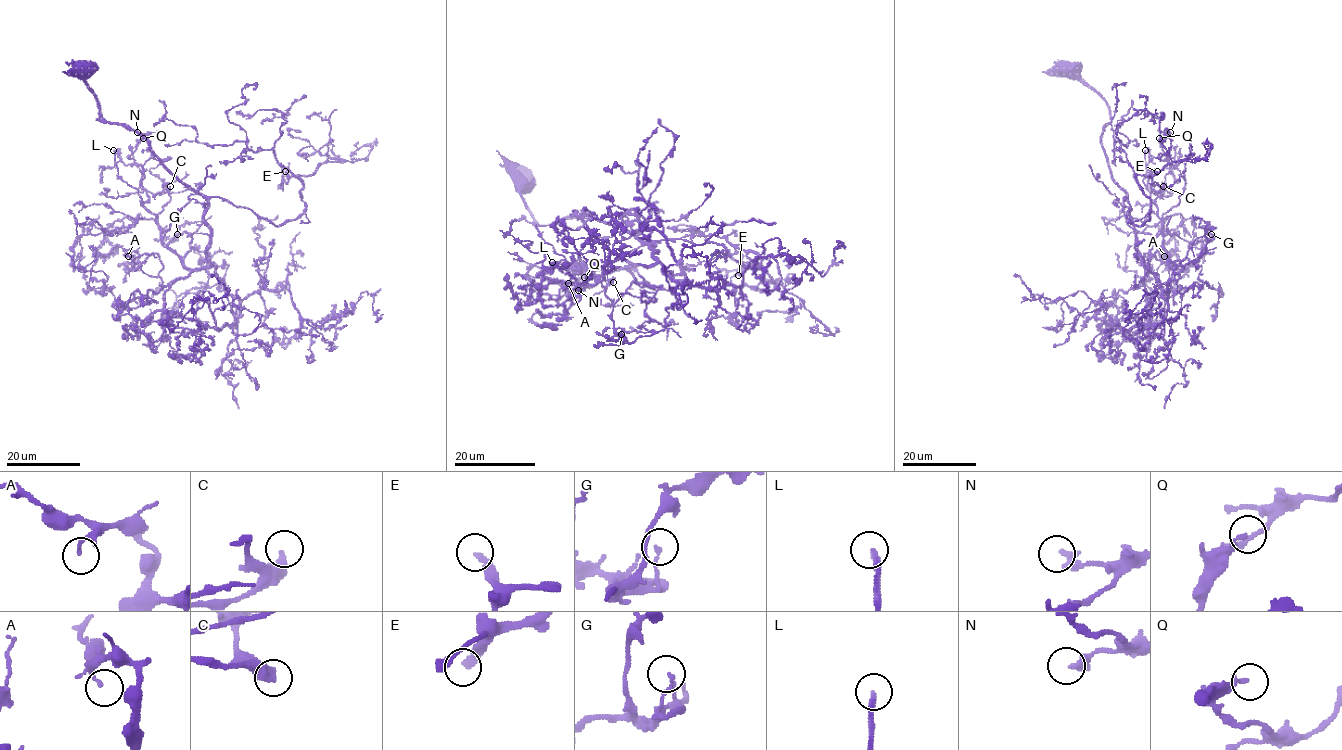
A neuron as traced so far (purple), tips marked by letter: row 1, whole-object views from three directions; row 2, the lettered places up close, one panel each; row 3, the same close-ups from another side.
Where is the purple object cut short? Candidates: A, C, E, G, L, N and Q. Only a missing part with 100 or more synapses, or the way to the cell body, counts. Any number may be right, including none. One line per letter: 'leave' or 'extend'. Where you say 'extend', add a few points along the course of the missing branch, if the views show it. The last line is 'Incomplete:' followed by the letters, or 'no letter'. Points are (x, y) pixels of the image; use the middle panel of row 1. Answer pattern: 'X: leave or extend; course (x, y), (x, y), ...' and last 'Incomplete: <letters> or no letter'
A: leave
C: leave
E: extend; course (738, 275), (699, 276), (668, 260), (663, 263), (665, 267)
G: leave
L: leave
N: leave
Q: leave
Incomplete: E

